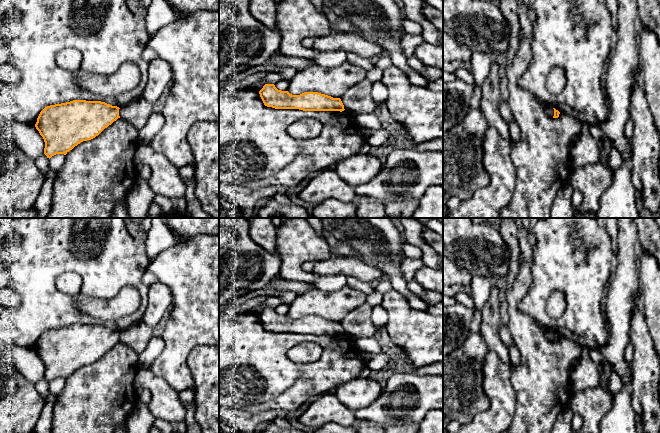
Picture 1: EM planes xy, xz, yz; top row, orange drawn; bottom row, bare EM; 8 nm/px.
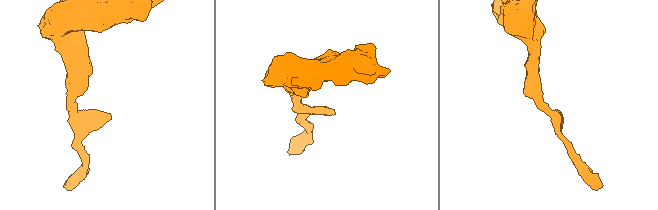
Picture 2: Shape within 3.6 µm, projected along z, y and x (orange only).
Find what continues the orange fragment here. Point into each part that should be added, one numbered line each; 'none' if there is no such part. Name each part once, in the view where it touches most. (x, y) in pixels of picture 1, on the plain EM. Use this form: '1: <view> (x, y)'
none

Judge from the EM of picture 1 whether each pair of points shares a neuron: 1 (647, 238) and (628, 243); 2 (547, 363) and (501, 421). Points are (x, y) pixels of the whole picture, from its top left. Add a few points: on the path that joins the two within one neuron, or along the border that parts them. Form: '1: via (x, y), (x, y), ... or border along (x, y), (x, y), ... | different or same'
1: border along (636, 228), (638, 245) | different
2: border along (510, 380), (515, 394), (515, 411), (512, 422) | different

